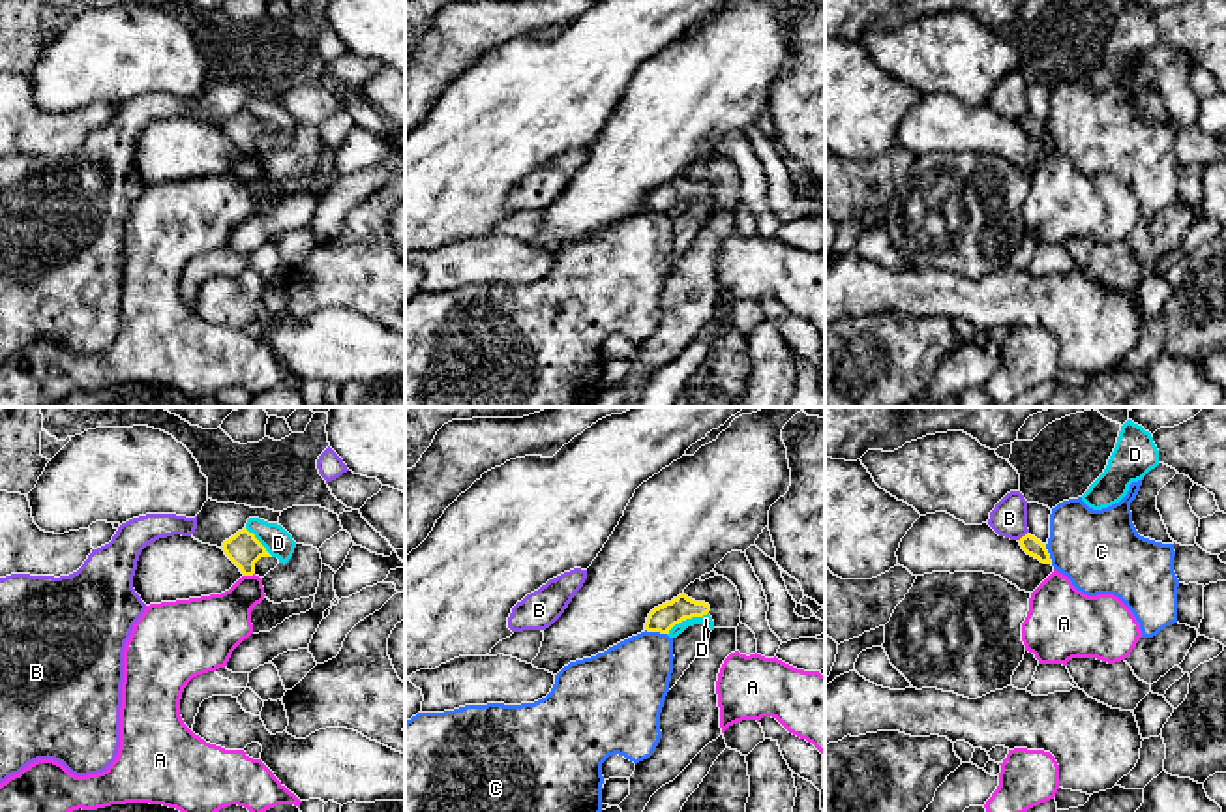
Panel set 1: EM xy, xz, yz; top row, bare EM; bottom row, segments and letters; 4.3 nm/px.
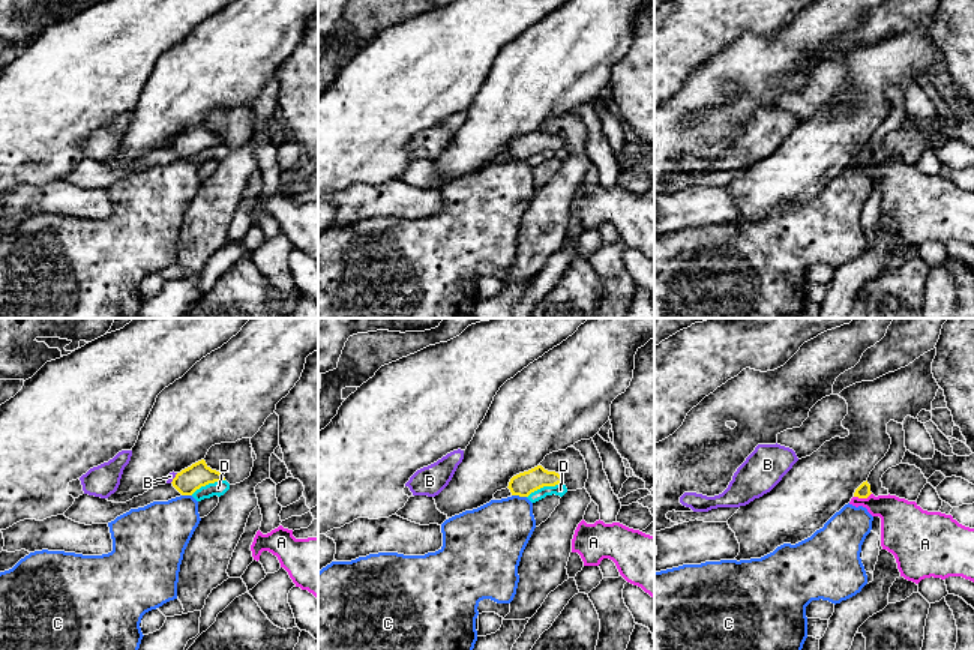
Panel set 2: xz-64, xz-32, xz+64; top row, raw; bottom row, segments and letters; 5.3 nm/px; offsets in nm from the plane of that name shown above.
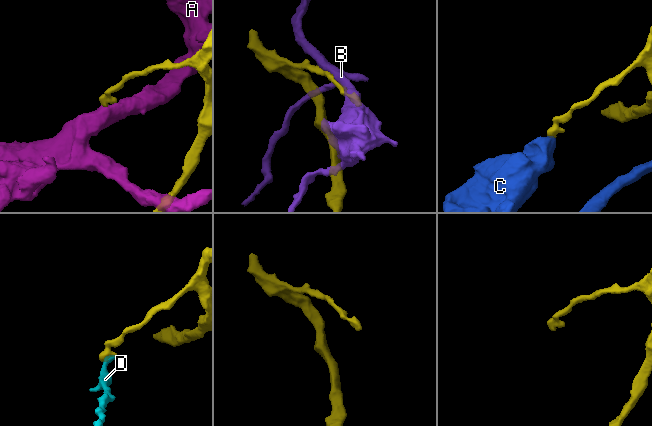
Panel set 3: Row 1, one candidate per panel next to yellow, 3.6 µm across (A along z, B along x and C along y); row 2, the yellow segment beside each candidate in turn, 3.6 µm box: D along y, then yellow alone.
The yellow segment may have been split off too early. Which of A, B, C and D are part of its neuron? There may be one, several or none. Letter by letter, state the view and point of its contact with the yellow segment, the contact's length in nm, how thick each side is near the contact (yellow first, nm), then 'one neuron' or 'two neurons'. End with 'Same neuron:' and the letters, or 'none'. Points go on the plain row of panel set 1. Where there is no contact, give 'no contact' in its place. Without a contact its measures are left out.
A: contact xy (248, 154); length 50 nm; calibres 150 and 260 nm; two neurons
B: contact yz (1022, 117); length 60 nm; calibres 80 and 160 nm; two neurons
C: contact xz (657, 210); length 100 nm; calibres 110 and 340 nm; two neurons
D: contact xy (257, 120); length 180 nm; calibres 150 and 120 nm; two neurons
Same neuron: none

